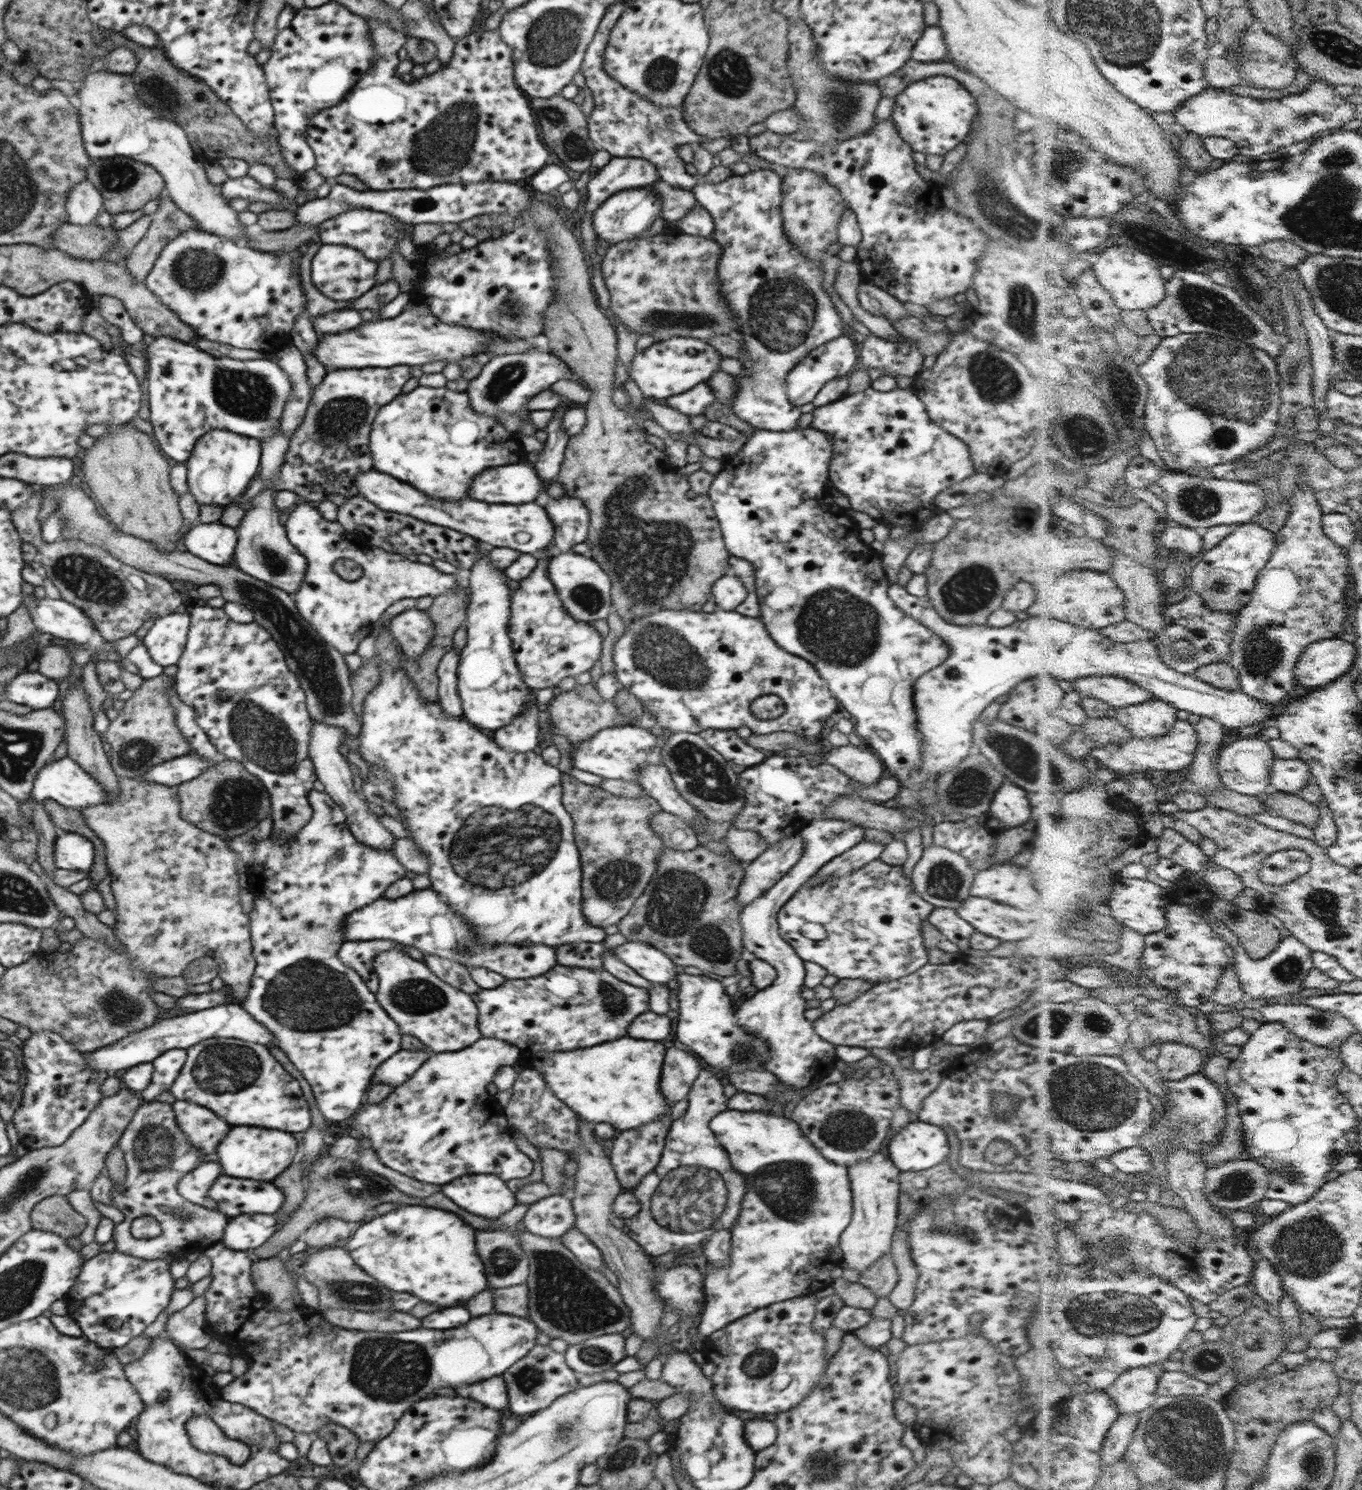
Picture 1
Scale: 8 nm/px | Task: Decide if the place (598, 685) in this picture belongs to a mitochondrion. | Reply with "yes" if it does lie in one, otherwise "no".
no

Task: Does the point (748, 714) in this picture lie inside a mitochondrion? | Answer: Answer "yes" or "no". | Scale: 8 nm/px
no

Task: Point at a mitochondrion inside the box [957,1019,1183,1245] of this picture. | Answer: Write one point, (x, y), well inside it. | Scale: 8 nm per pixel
(1092, 1097)

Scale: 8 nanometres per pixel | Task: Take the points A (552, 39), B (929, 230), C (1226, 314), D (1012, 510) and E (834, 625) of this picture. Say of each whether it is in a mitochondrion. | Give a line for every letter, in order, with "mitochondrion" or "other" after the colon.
A: mitochondrion
B: other
C: mitochondrion
D: other
E: mitochondrion

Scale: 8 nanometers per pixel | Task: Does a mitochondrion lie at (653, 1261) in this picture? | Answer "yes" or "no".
no

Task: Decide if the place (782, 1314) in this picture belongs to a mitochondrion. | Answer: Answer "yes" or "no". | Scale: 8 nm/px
no

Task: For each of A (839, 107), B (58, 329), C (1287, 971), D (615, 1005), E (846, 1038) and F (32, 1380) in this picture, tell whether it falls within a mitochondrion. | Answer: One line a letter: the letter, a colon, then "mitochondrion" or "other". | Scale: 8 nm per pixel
A: mitochondrion
B: other
C: mitochondrion
D: mitochondrion
E: other
F: mitochondrion

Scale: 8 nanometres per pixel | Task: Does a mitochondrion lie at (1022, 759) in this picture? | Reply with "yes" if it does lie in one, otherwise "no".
yes

